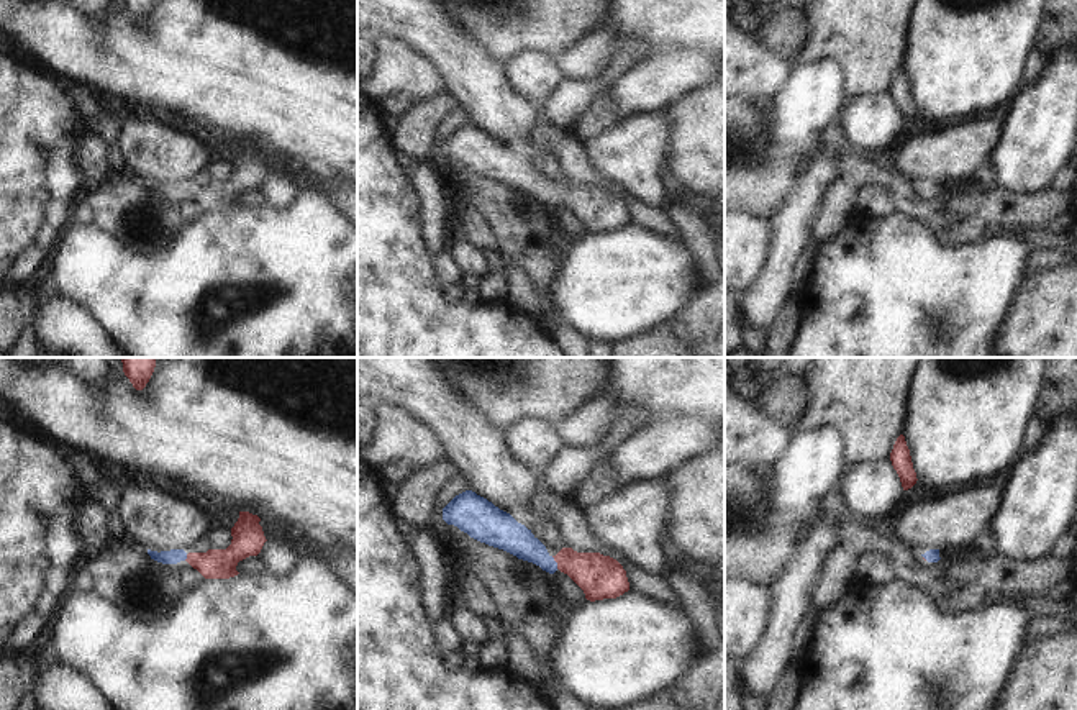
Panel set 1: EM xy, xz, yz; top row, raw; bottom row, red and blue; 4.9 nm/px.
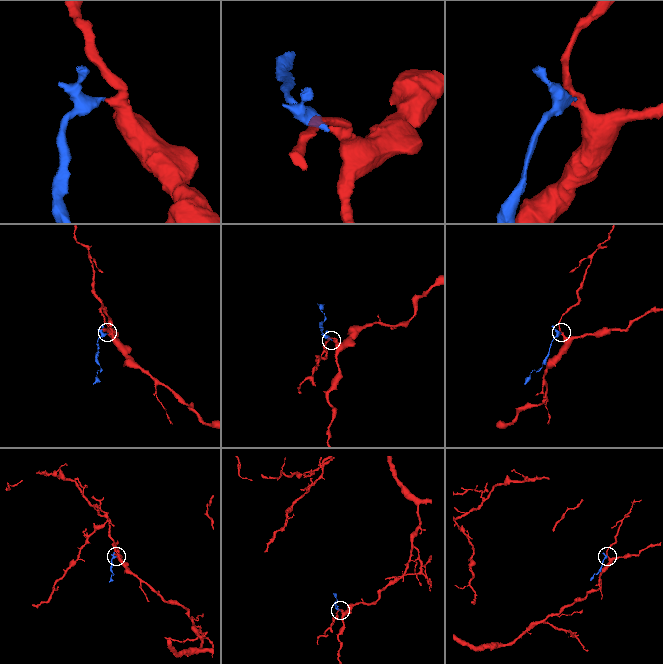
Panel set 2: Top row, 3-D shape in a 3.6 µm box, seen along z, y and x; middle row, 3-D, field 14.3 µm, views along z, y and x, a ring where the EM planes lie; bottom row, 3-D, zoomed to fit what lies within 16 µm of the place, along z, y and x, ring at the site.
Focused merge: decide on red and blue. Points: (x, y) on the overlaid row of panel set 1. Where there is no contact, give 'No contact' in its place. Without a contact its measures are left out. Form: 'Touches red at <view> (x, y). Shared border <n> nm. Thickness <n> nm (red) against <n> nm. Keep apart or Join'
Touches red at xz (556, 561). Shared border 70 nm. Thickness 220 nm (red) against 160 nm. Join.

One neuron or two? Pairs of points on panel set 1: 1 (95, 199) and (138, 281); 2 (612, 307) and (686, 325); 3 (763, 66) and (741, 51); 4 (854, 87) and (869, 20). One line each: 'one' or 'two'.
1: two
2: two
3: one
4: one

